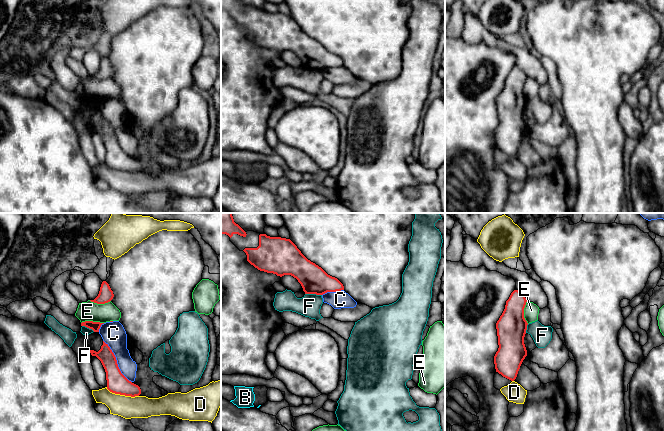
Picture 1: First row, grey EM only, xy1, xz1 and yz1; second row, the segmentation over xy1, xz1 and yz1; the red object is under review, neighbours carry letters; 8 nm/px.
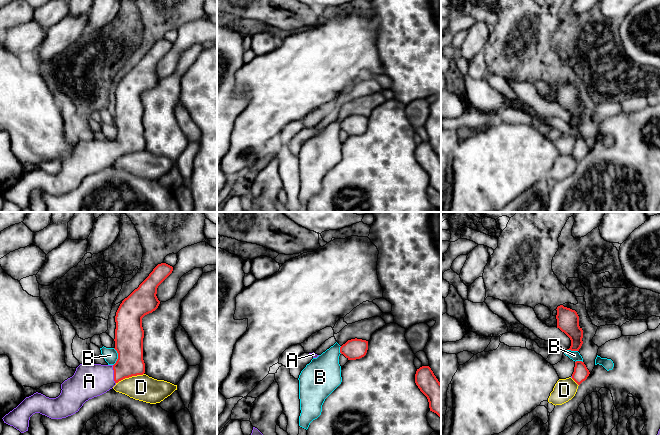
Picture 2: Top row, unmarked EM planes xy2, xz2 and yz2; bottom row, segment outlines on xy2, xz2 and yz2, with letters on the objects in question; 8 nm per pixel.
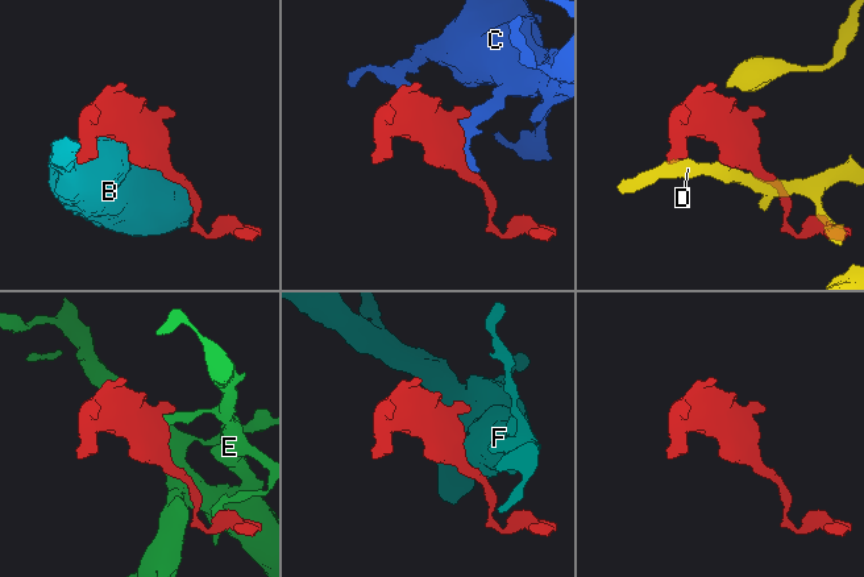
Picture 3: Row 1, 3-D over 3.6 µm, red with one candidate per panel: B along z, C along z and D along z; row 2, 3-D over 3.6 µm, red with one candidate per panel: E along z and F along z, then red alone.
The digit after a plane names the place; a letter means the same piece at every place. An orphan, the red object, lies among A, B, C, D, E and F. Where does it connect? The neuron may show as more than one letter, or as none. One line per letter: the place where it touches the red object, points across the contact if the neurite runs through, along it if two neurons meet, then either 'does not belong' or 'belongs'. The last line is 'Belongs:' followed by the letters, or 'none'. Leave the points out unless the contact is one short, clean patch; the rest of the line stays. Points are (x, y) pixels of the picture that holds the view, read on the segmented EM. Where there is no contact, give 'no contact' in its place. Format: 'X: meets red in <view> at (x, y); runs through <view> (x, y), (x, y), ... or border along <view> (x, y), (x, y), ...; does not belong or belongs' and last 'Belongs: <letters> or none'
A: meets red in xy2 at (114, 374); runs through xy2 (129, 347), (129, 359), (114, 374), (89, 381); belongs
B: meets red in xy2 at (118, 357); border along xy2 (114, 348), (117, 353), (117, 360), (113, 365); does not belong
C: meets red in xy1 at (116, 361); does not belong
D: meets red in xy1 at (122, 394); does not belong
E: meets red in xy1 at (92, 321); border along xy1 (103, 322), (83, 321), (81, 323); does not belong
F: meets red in xz1 at (313, 293); border along xz1 (305, 293), (321, 295); does not belong
Belongs: A

